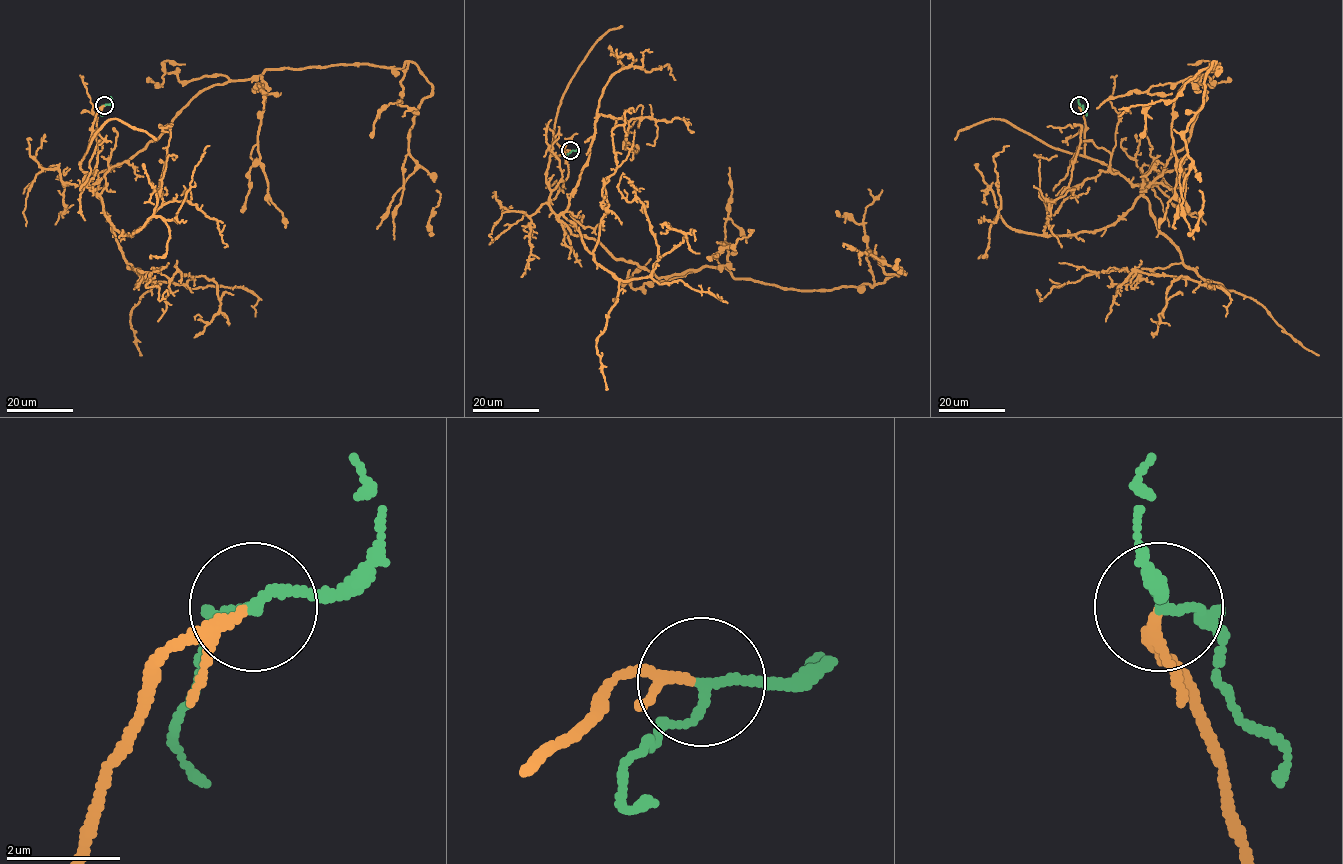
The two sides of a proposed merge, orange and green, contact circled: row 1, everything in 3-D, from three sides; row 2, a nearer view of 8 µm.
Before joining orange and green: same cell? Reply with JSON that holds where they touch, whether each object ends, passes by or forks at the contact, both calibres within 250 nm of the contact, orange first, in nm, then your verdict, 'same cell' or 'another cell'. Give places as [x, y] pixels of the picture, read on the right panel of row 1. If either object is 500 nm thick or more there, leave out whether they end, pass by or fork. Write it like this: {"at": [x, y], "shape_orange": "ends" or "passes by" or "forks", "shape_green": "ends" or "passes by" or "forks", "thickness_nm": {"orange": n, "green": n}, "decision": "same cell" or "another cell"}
{"at": [1079, 105], "shape_orange": "passes by", "shape_green": "passes by", "thickness_nm": {"orange": 150, "green": 140}, "decision": "same cell"}

